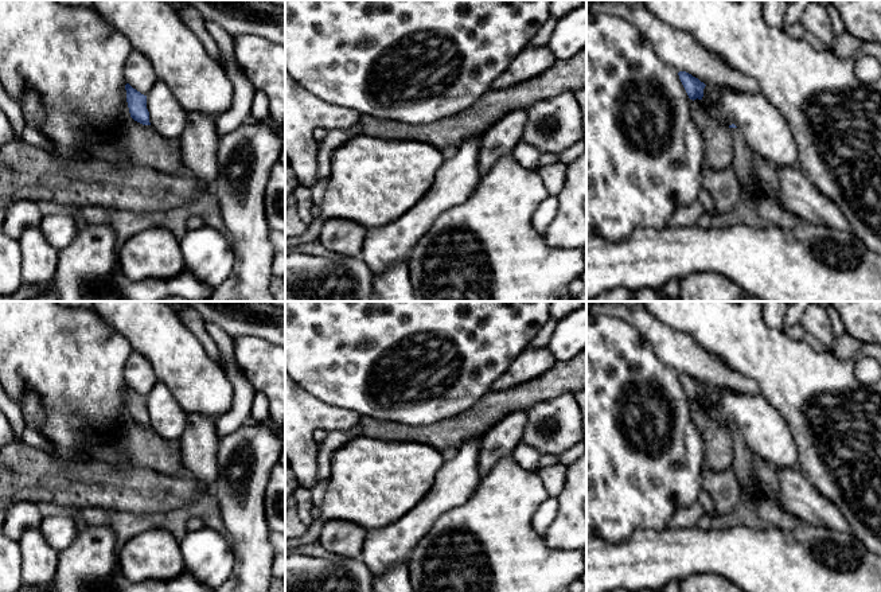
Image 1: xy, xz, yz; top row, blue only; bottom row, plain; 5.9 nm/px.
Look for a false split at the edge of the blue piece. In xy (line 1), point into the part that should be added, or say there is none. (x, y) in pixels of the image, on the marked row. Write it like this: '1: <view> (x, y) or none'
1: none

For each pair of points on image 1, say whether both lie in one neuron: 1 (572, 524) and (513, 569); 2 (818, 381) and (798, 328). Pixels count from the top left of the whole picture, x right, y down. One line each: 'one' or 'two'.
1: two
2: two

